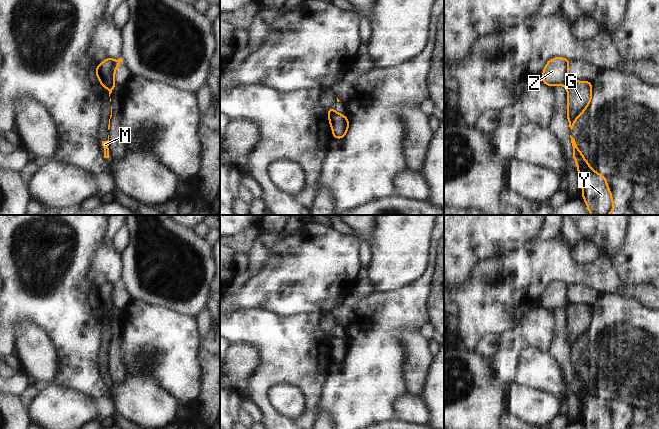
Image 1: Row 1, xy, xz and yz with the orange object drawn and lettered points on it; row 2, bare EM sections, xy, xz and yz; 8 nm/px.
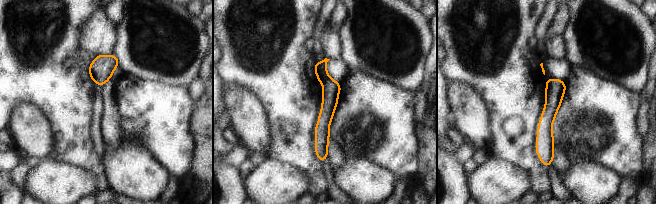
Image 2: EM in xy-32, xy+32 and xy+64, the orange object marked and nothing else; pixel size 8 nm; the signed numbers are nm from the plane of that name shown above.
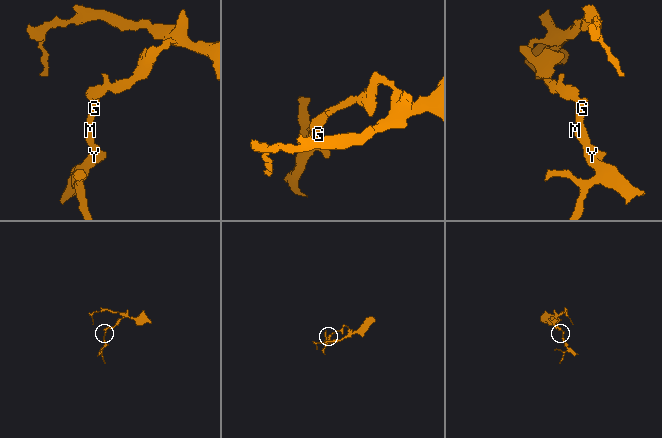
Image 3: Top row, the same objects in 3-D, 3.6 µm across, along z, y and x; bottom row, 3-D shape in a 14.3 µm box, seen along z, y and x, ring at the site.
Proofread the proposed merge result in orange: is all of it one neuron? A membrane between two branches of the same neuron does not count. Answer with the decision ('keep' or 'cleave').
cleave

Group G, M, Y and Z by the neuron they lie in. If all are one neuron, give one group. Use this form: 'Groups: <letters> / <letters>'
Groups: G M Y / Z

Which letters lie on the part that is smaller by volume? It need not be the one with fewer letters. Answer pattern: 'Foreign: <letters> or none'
Foreign: G, M, Y

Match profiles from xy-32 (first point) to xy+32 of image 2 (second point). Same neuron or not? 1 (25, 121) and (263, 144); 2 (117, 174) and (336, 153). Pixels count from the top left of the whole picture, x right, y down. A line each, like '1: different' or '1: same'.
1: same
2: different

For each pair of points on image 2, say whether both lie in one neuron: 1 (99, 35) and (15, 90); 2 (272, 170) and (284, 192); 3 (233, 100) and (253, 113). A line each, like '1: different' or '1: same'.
1: different
2: same
3: same

